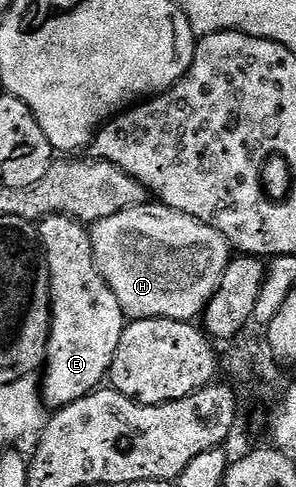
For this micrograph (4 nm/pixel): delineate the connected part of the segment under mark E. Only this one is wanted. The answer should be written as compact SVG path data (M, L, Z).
M69 217L62 218L48 218L41 220L40 223L40 234L42 237L42 249L46 253L46 260L48 261L48 269L50 270L50 340L48 341L48 349L46 350L46 362L44 364L44 372L46 371L46 376L41 376L40 379L40 390L42 392L42 402L47 408L57 409L60 407L66 407L70 403L75 403L80 401L86 395L89 395L91 391L97 391L103 386L104 380L109 376L110 366L112 361L116 357L116 345L120 345L120 337L124 333L128 322L128 316L125 311L123 311L120 301L116 297L116 293L112 293L112 289L106 283L105 279L98 274L97 267L93 266L91 263L92 255L89 250L86 251L74 251L74 247L78 247L87 238L88 231L81 222L75 221Z

